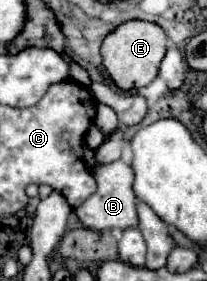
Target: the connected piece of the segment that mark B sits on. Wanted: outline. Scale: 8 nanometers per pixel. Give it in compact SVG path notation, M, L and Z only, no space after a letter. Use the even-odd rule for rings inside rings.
M115 161L115 163L93 163L93 165L87 165L91 169L91 175L95 177L97 181L97 191L87 197L77 209L77 217L79 221L89 227L89 229L95 229L95 231L101 231L101 229L113 229L113 227L119 227L119 229L129 229L129 227L137 227L137 211L135 211L135 205L137 205L137 197L131 189L133 185L133 169L129 165L125 165L123 161Z

